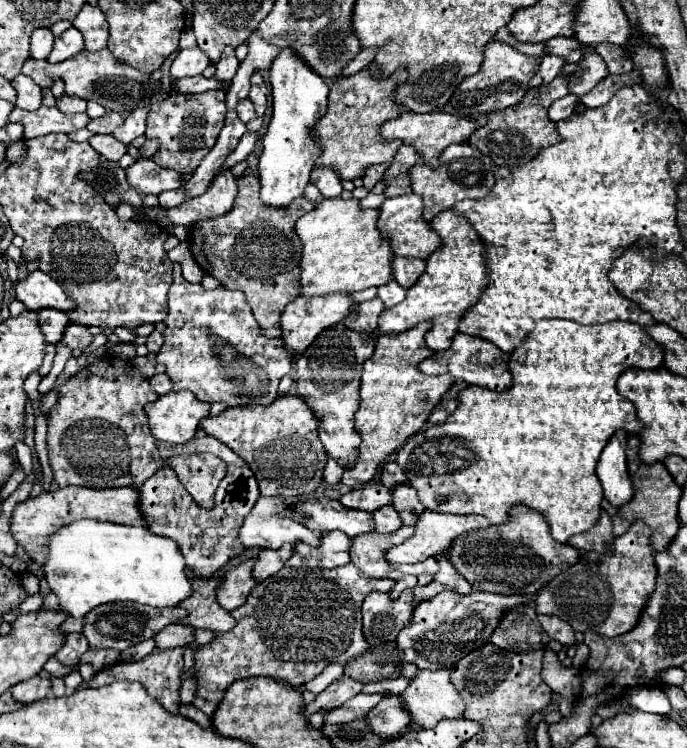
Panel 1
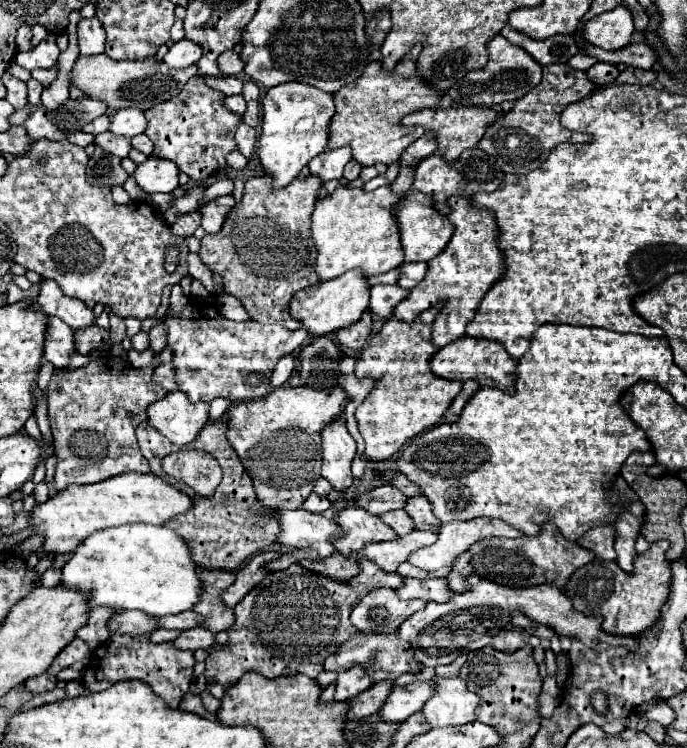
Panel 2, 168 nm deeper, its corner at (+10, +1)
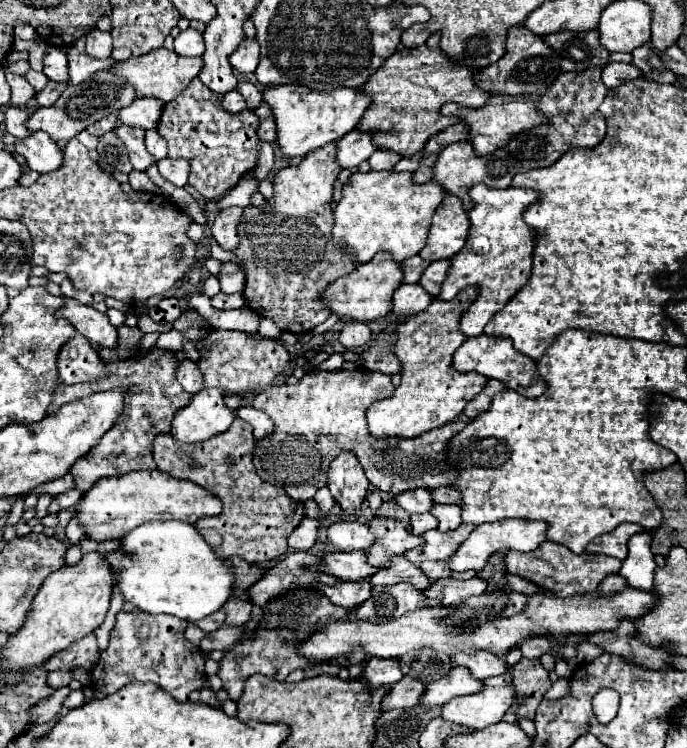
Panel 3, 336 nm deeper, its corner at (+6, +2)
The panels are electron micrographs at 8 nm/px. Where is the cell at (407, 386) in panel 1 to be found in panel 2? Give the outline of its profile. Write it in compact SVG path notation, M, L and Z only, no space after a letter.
M437 306L433 310L425 310L411 324L399 318L389 318L371 338L369 346L355 364L357 378L373 378L377 382L355 412L359 430L363 430L367 444L365 456L371 462L389 460L413 436L437 426L453 398L461 392L463 382L439 378L429 366L433 354L437 352L437 346L431 342L431 326L437 312Z

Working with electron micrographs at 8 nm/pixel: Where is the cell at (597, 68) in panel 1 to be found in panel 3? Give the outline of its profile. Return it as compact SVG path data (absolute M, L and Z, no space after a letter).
M609 63L603 69L603 83L607 89L619 87L621 83L637 77L641 77L641 71L635 65L627 65L627 63Z

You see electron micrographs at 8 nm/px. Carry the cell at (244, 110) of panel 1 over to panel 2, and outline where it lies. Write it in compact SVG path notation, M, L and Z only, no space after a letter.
M239 94L239 96L227 96L225 100L225 106L231 110L231 112L235 112L235 114L245 114L245 108L247 108L247 102L245 102L245 98Z

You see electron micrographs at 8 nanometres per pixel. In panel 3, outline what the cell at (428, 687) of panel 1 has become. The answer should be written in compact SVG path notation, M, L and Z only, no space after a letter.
M487 687L481 693L461 695L443 705L441 717L457 725L469 725L471 729L483 729L503 719L513 705L511 687Z

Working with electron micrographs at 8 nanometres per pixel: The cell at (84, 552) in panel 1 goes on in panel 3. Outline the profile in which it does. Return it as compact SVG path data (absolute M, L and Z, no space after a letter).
M151 521L139 525L119 539L119 549L105 553L103 559L109 563L123 599L151 615L167 613L185 621L203 619L221 609L233 593L229 561L215 557L191 523Z

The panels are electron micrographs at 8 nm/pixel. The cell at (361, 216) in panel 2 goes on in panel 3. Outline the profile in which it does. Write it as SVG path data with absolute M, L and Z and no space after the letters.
M353 173L349 183L343 185L343 197L333 211L333 241L357 263L367 263L377 253L391 253L391 257L401 263L423 249L431 217L445 195L447 193L433 181L415 185L411 181L411 173Z

